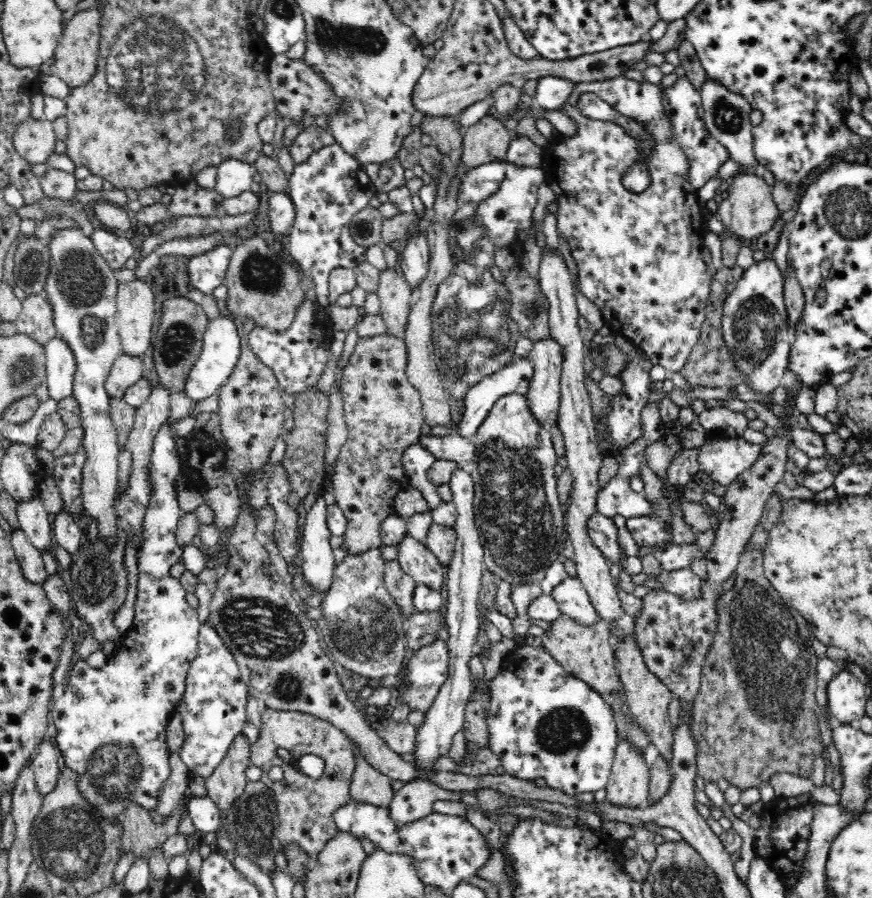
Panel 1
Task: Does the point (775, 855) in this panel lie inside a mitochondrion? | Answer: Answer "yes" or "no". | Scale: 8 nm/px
no

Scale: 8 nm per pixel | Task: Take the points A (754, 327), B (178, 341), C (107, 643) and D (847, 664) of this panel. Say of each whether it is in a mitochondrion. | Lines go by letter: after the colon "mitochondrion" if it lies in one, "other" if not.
A: mitochondrion
B: mitochondrion
C: other
D: other

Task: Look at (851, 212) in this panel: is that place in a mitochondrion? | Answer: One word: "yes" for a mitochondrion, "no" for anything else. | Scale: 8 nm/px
yes

